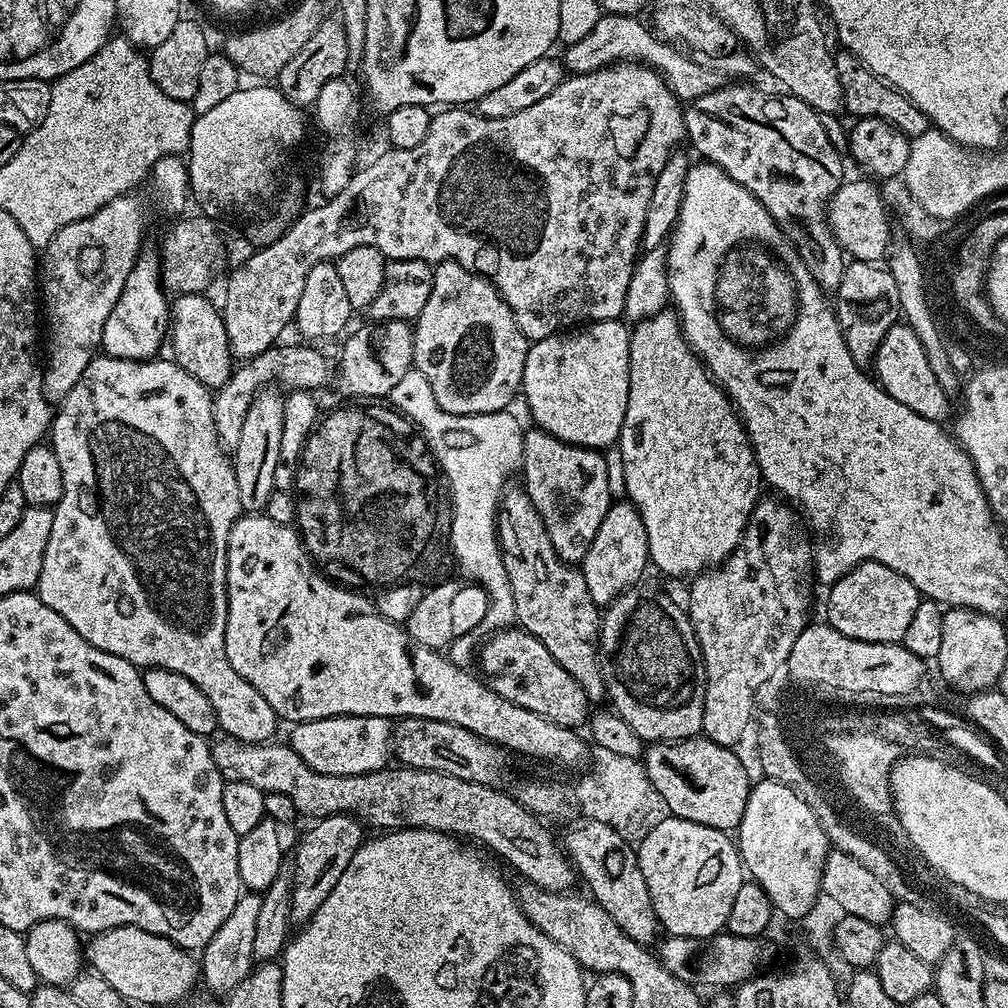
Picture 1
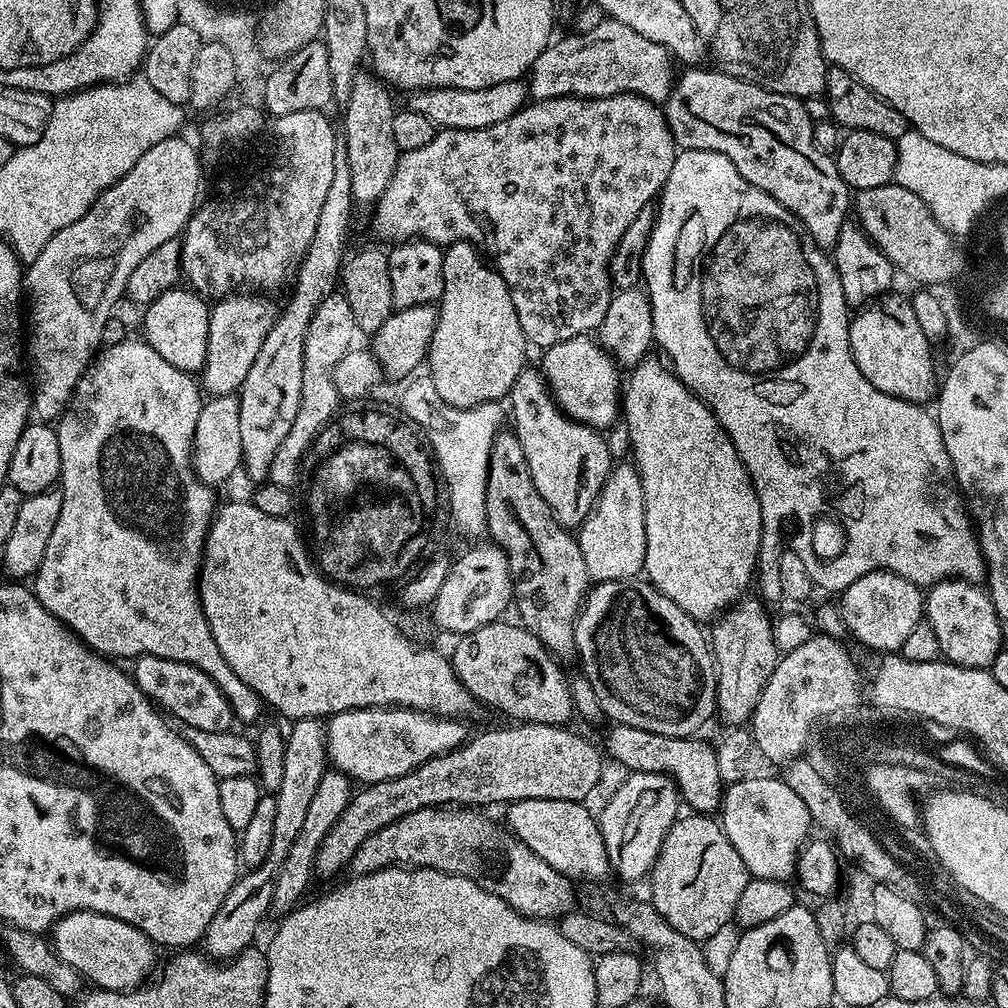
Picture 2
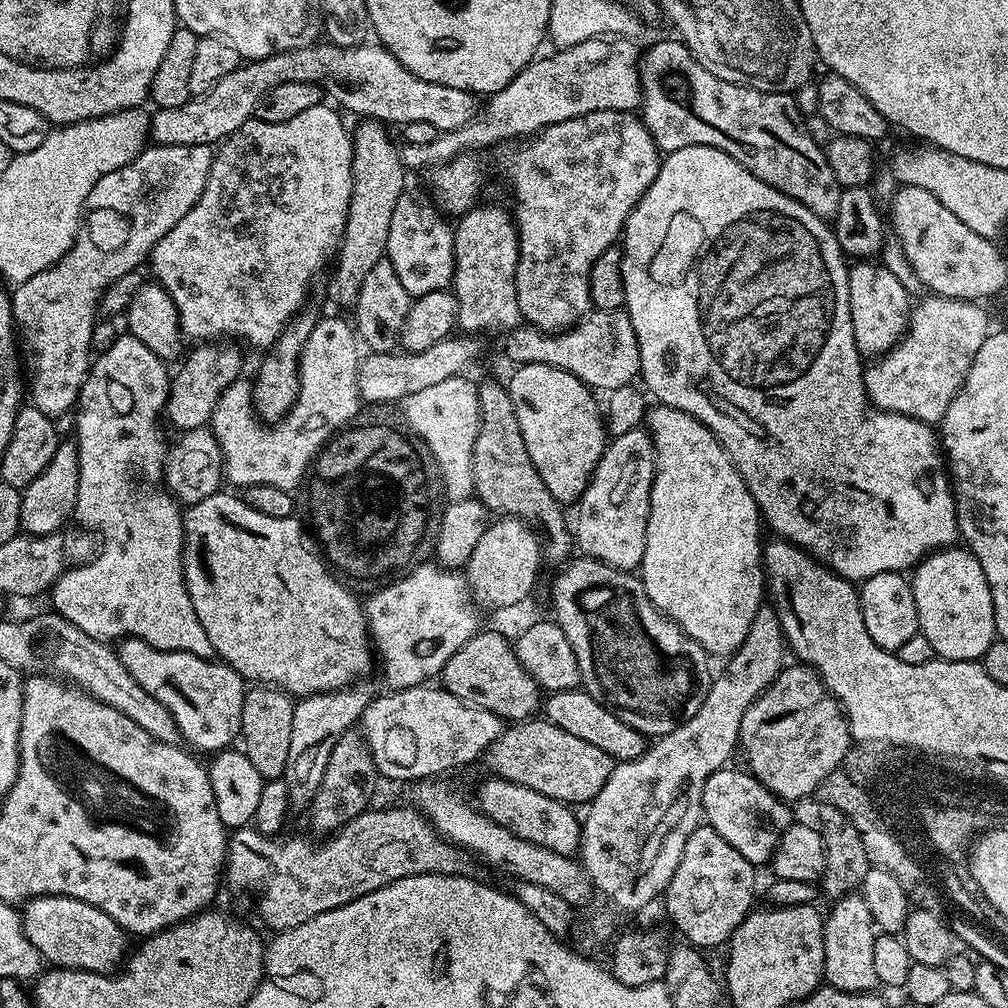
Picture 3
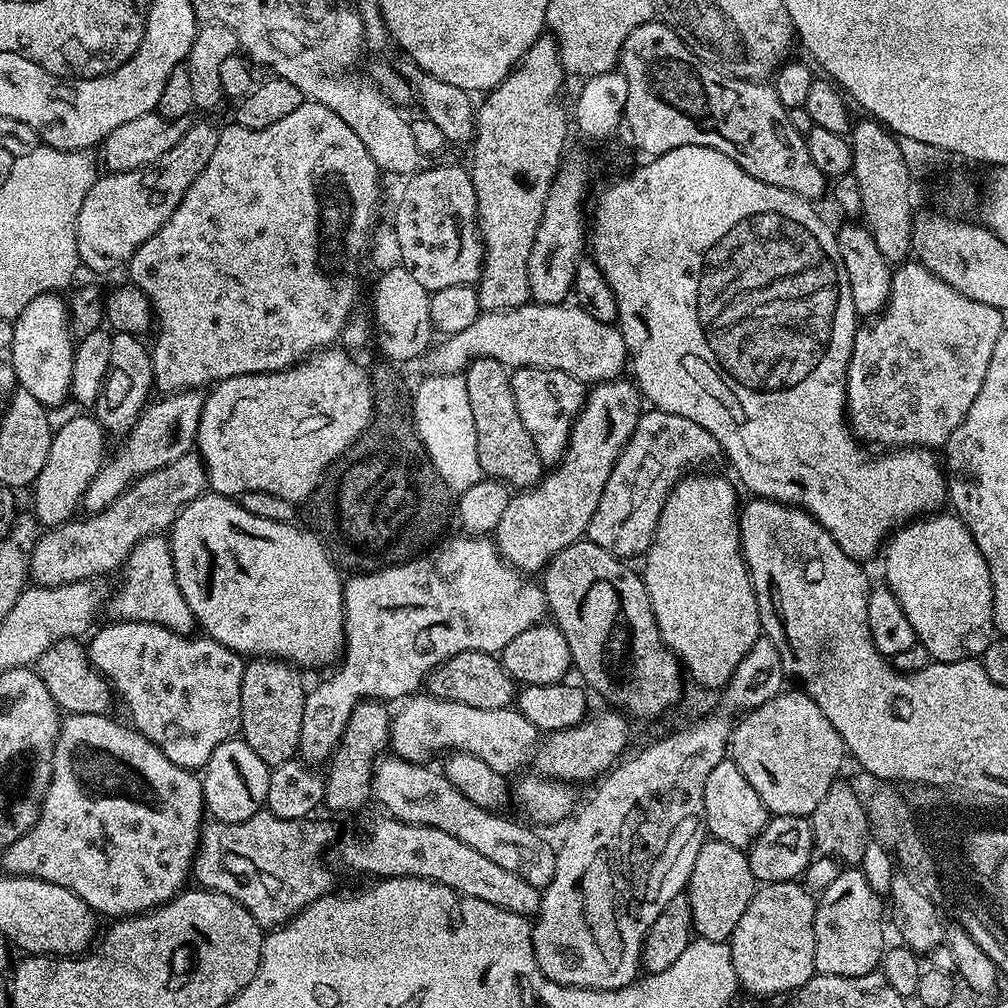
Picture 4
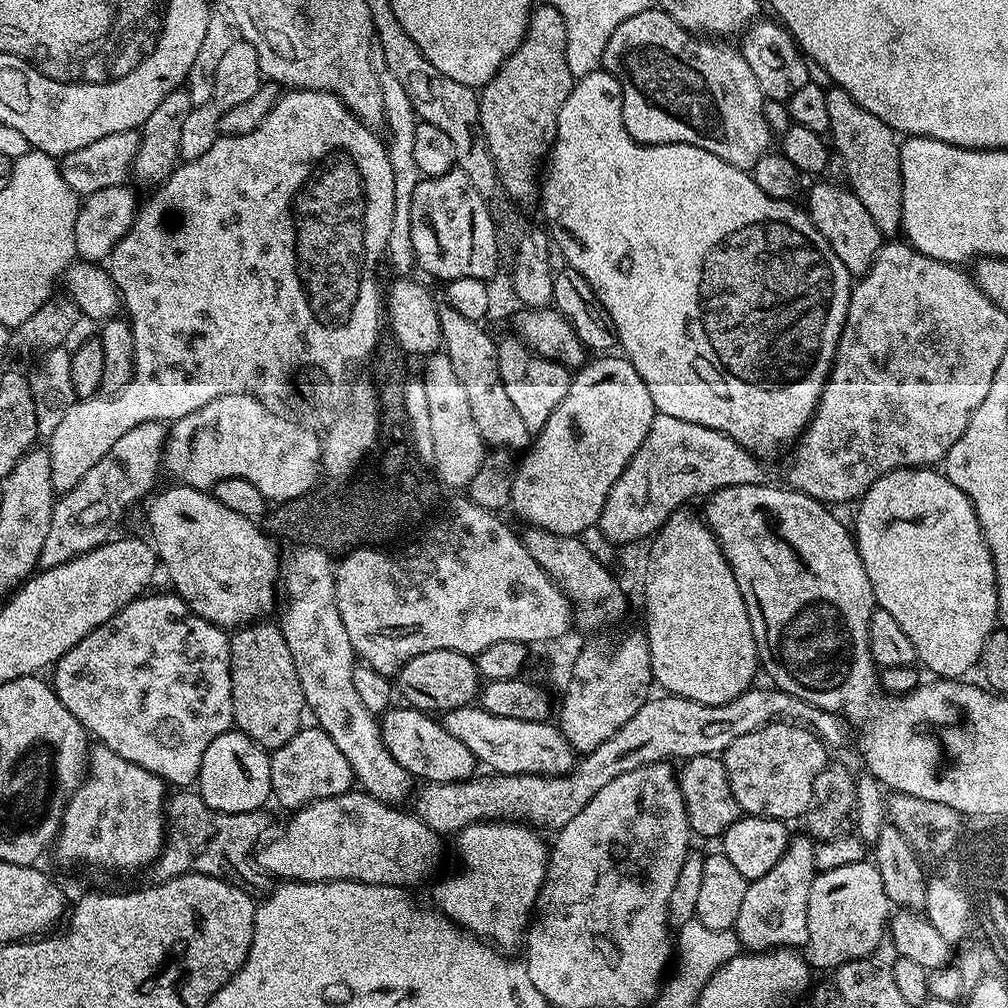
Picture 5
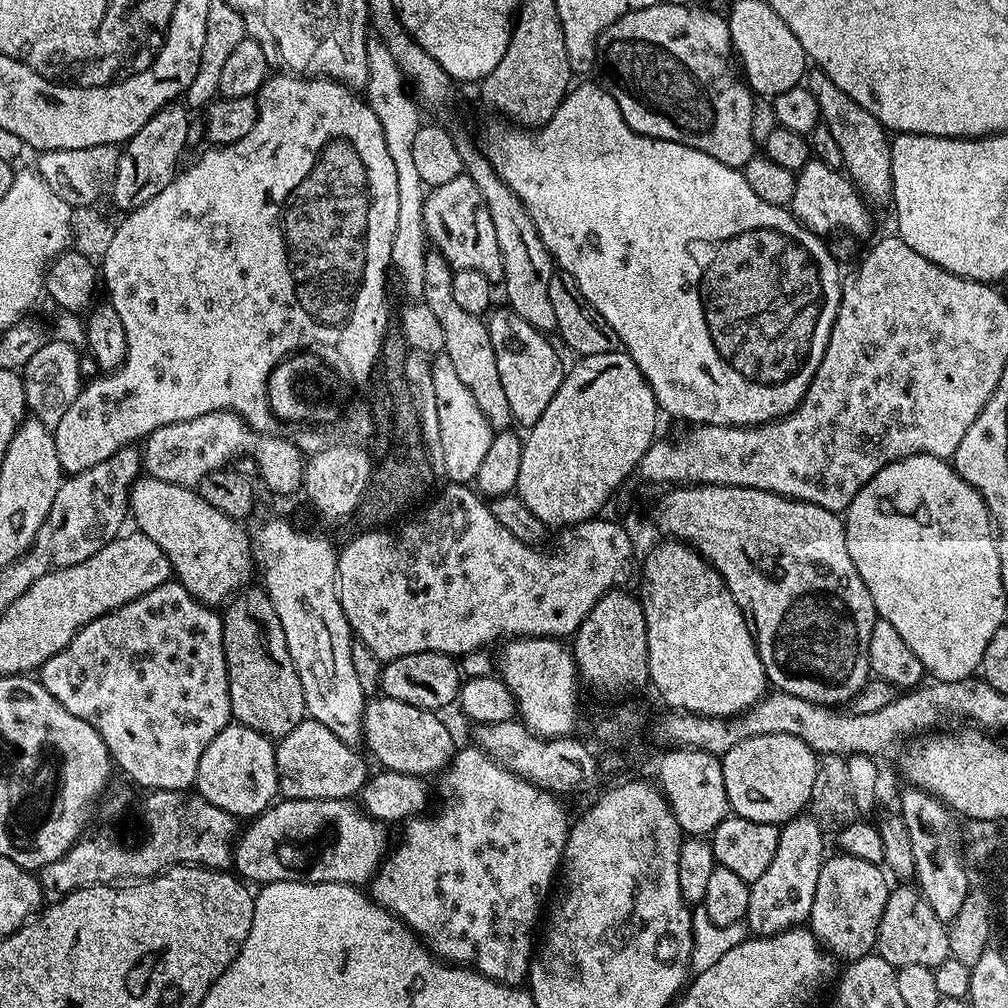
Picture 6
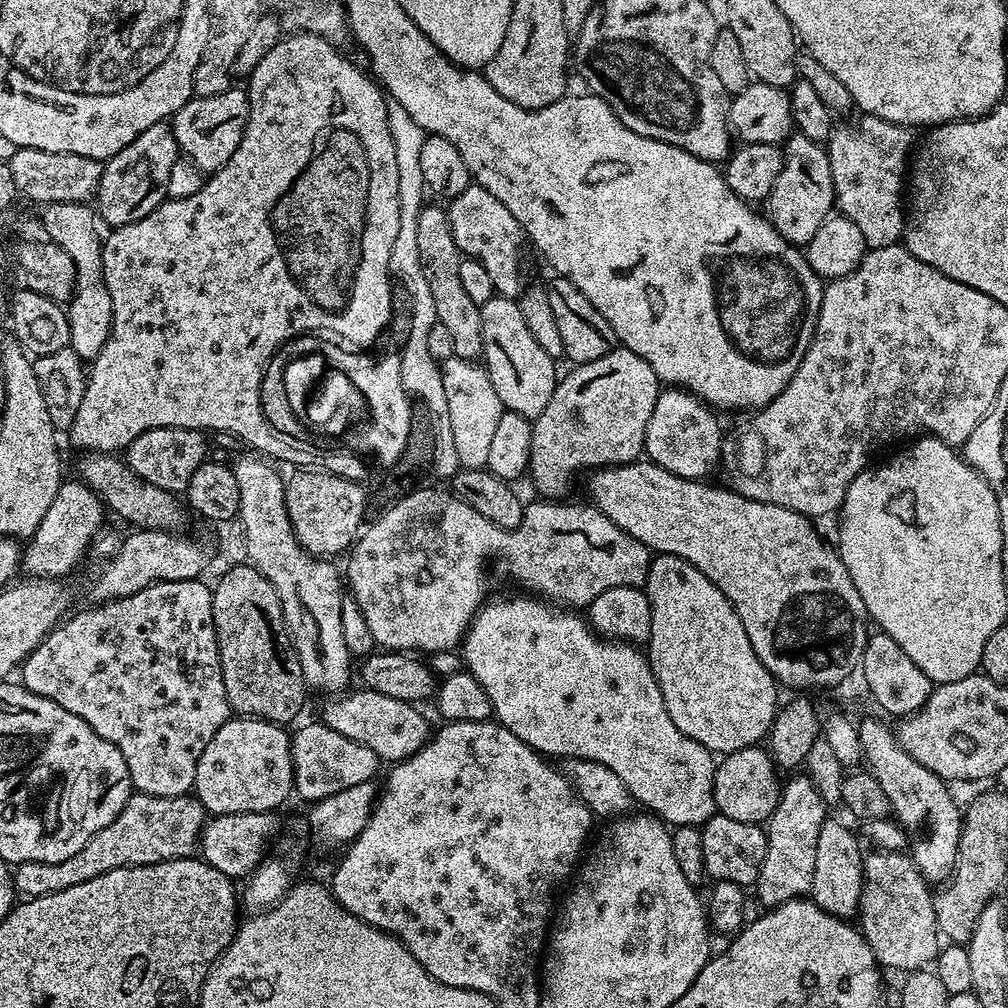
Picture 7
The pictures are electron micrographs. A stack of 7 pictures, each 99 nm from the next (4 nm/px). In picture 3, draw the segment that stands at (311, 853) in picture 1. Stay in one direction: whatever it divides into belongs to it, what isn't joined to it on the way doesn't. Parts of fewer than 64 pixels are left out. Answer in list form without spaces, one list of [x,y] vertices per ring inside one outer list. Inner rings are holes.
[[[529,718],[505,727],[504,733],[488,747],[482,764],[489,768],[493,777],[518,782],[518,786],[530,786],[538,794],[546,794],[552,800],[560,800],[569,806],[587,805],[606,786],[614,761],[610,754],[582,742],[575,734],[566,734],[558,726],[543,718]]]

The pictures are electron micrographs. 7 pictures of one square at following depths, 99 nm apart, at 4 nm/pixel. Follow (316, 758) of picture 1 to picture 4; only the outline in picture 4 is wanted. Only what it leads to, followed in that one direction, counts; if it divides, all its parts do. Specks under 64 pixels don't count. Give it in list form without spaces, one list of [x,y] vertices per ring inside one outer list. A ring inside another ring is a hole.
[[[416,694],[397,708],[392,716],[390,748],[402,760],[428,762],[435,752],[465,752],[482,758],[493,770],[511,774],[527,765],[538,747],[536,728],[515,707],[478,710],[478,706],[466,706],[466,702]]]

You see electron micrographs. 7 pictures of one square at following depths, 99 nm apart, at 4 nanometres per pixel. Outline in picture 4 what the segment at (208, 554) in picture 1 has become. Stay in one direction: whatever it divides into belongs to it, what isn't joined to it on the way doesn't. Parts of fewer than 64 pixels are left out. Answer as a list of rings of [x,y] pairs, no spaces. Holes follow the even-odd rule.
[[[116,332],[112,337],[113,349],[110,351],[109,371],[97,394],[94,407],[95,418],[104,428],[105,433],[127,433],[153,395],[152,357],[142,341],[143,339],[131,336],[129,332]],[[163,535],[148,536],[140,540],[130,550],[128,559],[122,565],[124,581],[116,588],[116,593],[106,600],[106,612],[113,621],[137,620],[150,622],[172,632],[191,633],[197,627],[190,606],[186,606],[186,598],[182,598],[182,590],[178,586],[178,578],[172,561],[172,545]]]

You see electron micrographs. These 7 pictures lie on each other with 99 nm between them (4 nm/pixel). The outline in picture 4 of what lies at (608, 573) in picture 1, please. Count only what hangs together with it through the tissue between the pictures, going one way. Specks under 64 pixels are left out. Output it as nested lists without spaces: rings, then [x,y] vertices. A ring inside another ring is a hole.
[[[649,407],[641,411],[638,422],[634,426],[634,434],[630,434],[622,454],[614,462],[610,470],[610,478],[606,478],[606,488],[602,490],[602,498],[598,498],[598,508],[594,510],[594,518],[590,518],[587,539],[602,546],[602,550],[621,558],[643,557],[652,545],[658,518],[662,514],[662,506],[675,484],[689,469],[699,469],[696,468],[699,464],[708,464],[715,456],[720,455],[720,447],[714,434],[710,434],[710,430],[702,430],[698,422],[690,422],[690,418],[682,418],[682,414],[670,414],[660,408]]]

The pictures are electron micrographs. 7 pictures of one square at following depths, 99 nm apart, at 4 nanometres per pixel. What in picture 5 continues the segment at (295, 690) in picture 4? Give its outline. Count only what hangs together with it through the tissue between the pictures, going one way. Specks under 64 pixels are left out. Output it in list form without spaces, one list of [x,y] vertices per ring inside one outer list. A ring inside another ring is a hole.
[[[253,622],[241,626],[231,633],[230,646],[230,694],[232,695],[232,723],[242,734],[265,750],[275,750],[286,746],[290,738],[299,732],[305,723],[306,705],[302,694],[302,682],[298,670],[294,670],[294,658],[290,658],[290,646],[282,634],[279,623]]]

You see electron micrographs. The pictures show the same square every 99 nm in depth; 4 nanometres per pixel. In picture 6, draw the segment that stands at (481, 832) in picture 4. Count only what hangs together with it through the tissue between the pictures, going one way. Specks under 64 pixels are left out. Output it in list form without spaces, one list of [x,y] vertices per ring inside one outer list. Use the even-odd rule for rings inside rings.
[[[268,520],[265,524],[260,524],[256,528],[256,533],[251,533],[252,555],[254,564],[257,569],[264,571],[263,591],[267,592],[278,618],[282,622],[282,630],[286,634],[286,646],[290,646],[290,658],[294,658],[294,670],[298,670],[298,682],[302,682],[302,698],[306,698],[306,713],[311,719],[322,722],[330,734],[334,734],[342,742],[353,746],[361,743],[364,734],[364,706],[366,703],[366,693],[362,690],[361,684],[358,683],[358,674],[354,674],[354,658],[352,657],[352,646],[354,643],[354,633],[352,627],[348,624],[346,614],[340,605],[340,595],[336,589],[336,557],[337,549],[332,549],[332,544],[324,536],[311,536],[308,532],[299,532],[294,525],[288,520]]]

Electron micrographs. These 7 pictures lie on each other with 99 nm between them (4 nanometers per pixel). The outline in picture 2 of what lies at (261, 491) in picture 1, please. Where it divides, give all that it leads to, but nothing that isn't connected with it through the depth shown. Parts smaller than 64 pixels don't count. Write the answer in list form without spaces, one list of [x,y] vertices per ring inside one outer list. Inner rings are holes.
[[[338,146],[334,154],[334,179],[322,204],[322,213],[315,227],[314,238],[307,254],[297,267],[292,287],[294,290],[285,306],[278,313],[274,326],[263,340],[250,371],[243,380],[237,400],[239,402],[239,433],[242,443],[241,467],[244,474],[260,484],[268,480],[274,454],[278,452],[297,417],[301,406],[302,370],[306,330],[314,310],[328,296],[333,295],[346,258],[346,238],[352,218],[354,201],[347,150]]]

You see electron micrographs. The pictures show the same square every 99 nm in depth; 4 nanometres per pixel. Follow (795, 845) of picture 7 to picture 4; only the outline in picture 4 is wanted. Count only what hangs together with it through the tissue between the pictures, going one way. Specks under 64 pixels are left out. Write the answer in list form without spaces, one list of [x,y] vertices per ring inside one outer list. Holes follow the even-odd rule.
[[[796,880],[765,883],[752,895],[746,914],[730,937],[737,985],[752,996],[791,994],[817,975],[814,962],[814,914],[817,897]]]

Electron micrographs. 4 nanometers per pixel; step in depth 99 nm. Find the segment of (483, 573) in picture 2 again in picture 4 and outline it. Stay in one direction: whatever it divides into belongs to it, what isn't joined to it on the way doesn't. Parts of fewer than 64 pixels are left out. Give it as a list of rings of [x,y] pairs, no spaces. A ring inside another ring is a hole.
[[[624,379],[603,381],[587,393],[584,409],[576,416],[568,439],[568,449],[564,451],[559,465],[553,467],[534,487],[509,495],[506,510],[502,513],[502,518],[498,518],[494,543],[500,555],[518,571],[525,574],[543,573],[559,552],[566,550],[566,546],[587,533],[590,518],[594,518],[594,510],[598,508],[598,498],[602,498],[602,490],[606,488],[606,478],[610,478],[614,462],[622,454],[630,434],[634,434],[634,426],[642,411],[642,393],[639,387],[631,379]]]

